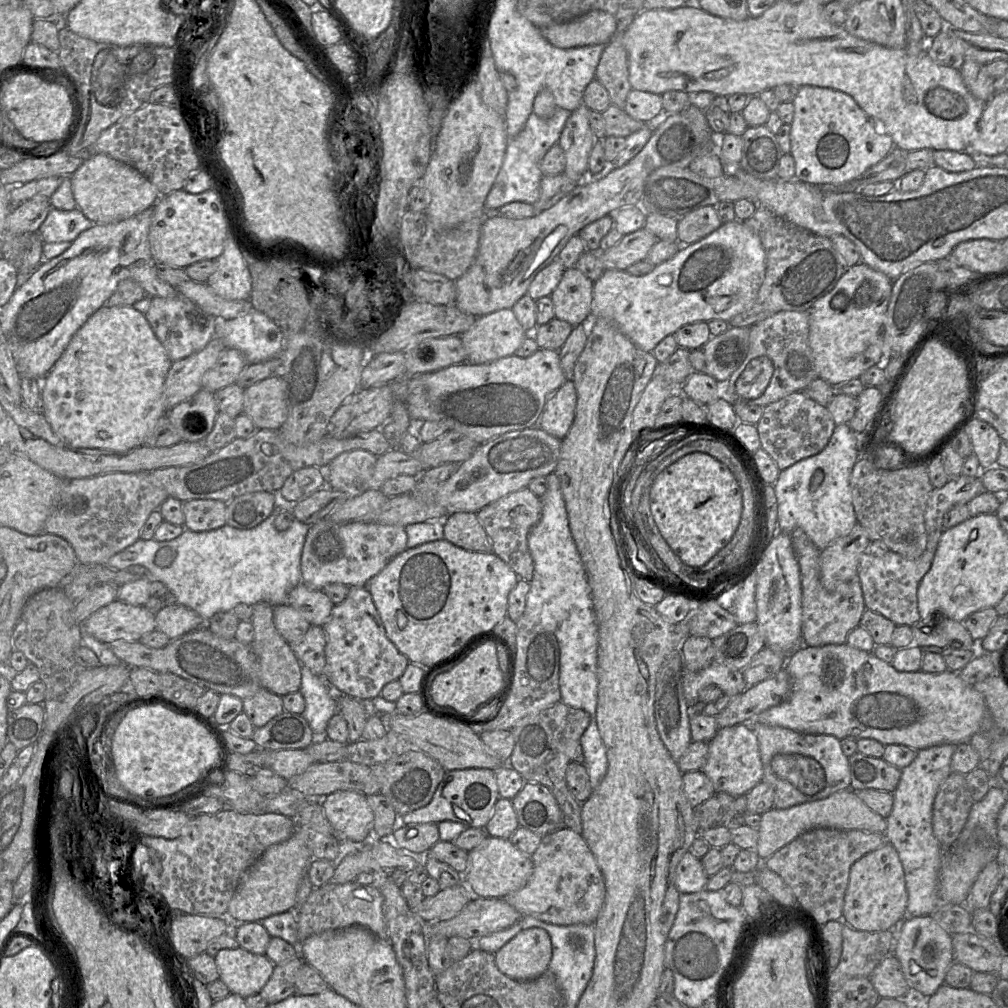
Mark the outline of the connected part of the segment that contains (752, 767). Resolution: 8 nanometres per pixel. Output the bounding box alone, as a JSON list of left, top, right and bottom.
[702,723,763,798]

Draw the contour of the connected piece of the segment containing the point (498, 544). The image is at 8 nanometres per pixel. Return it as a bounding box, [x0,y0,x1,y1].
[477,487,542,582]

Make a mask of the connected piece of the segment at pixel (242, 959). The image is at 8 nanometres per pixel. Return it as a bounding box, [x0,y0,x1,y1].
[215,947,275,998]

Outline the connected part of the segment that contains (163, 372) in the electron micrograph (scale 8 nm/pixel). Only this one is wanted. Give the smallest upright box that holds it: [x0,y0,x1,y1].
[40,304,173,452]

